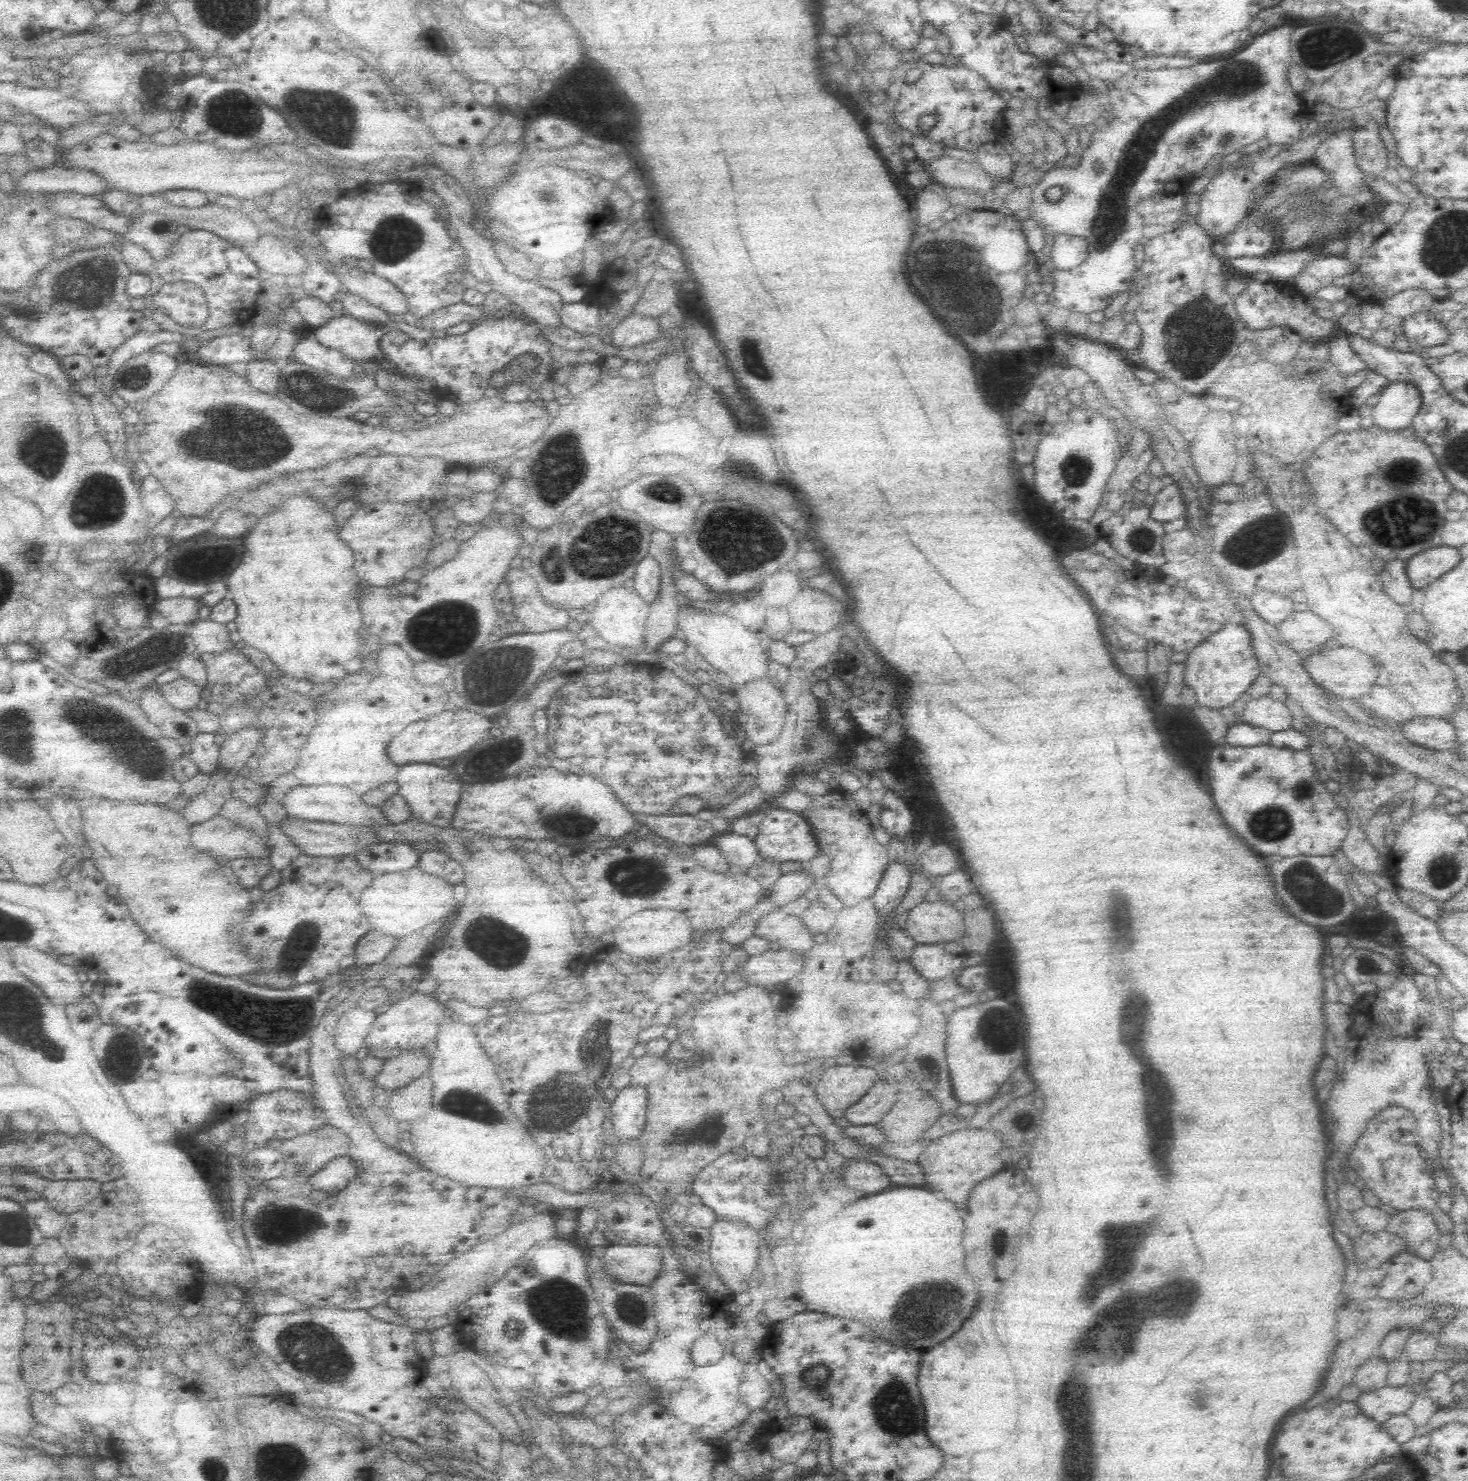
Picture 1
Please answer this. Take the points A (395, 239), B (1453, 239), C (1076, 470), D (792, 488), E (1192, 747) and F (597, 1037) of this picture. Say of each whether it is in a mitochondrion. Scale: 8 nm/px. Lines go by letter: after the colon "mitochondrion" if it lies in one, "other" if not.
A: mitochondrion
B: mitochondrion
C: mitochondrion
D: other
E: other
F: mitochondrion

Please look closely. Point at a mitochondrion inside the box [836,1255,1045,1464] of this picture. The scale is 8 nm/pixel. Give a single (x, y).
(938, 1300)

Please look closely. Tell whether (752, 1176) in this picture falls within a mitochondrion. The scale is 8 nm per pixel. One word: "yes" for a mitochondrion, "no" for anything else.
no

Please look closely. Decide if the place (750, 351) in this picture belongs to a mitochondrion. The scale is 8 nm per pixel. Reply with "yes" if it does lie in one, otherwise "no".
no

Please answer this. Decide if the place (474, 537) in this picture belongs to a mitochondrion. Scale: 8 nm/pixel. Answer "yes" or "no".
no

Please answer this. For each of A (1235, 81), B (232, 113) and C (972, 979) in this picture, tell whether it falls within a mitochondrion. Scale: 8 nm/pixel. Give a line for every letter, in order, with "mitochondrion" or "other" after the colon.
A: mitochondrion
B: mitochondrion
C: other

